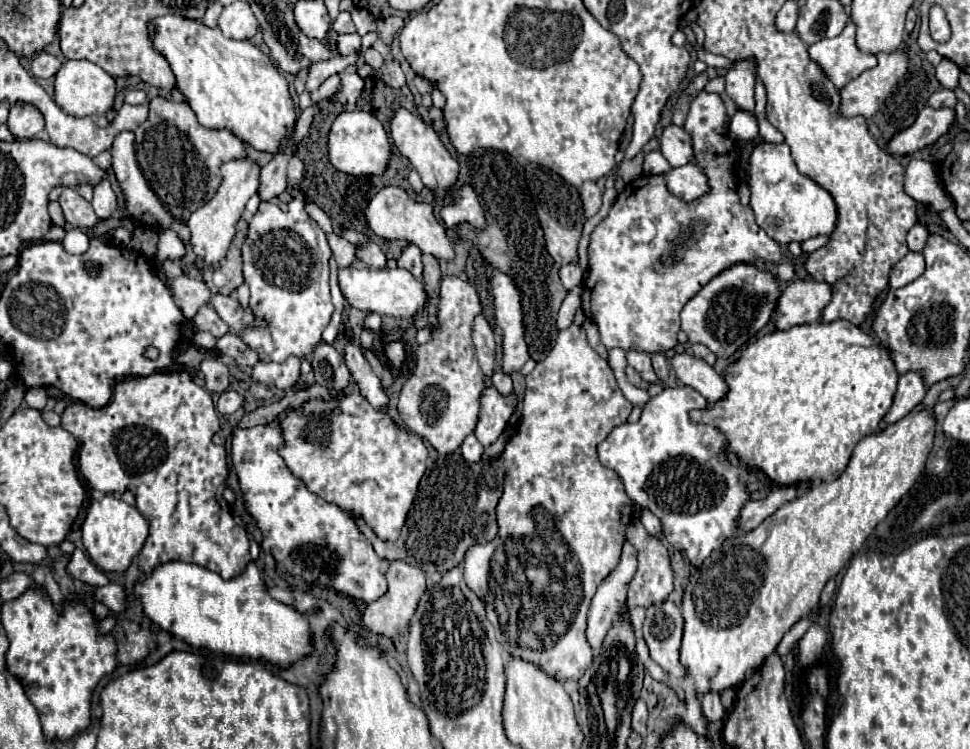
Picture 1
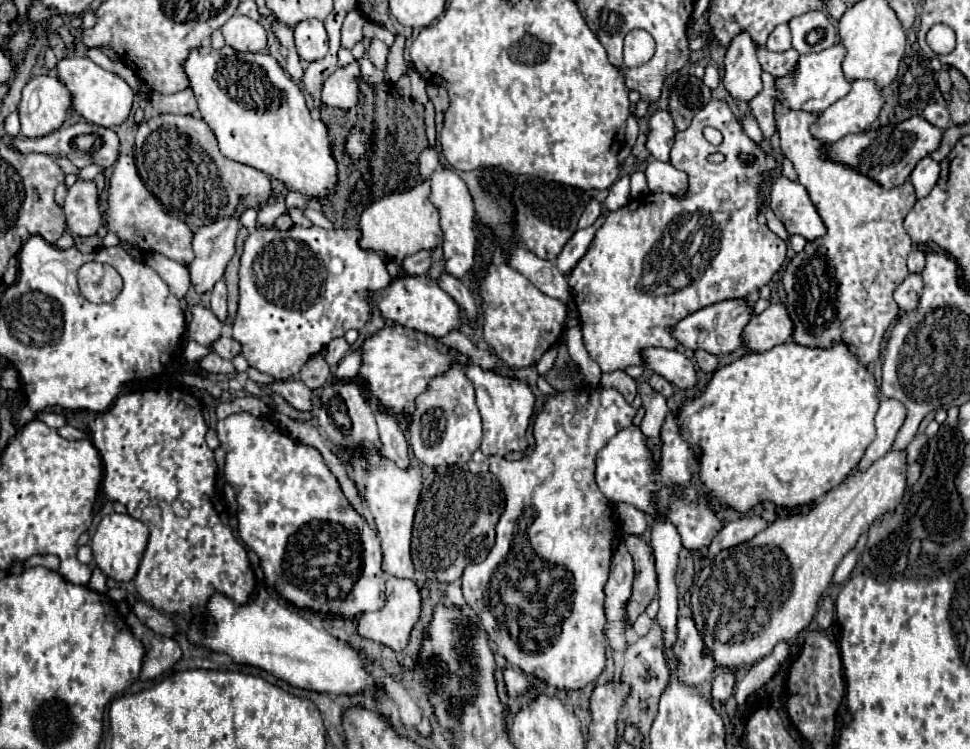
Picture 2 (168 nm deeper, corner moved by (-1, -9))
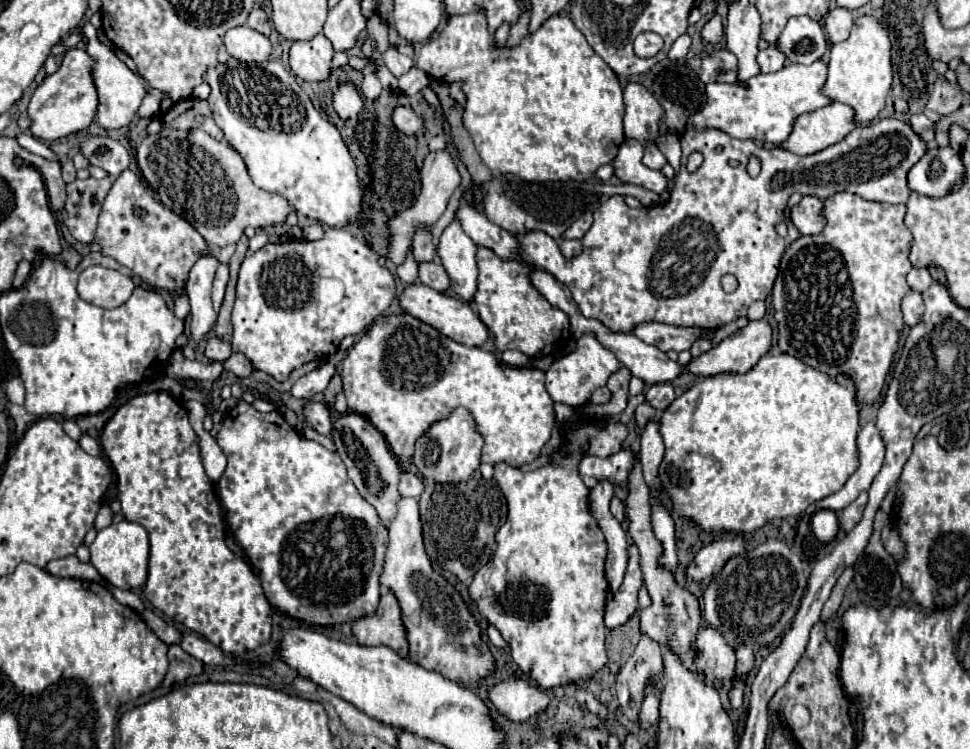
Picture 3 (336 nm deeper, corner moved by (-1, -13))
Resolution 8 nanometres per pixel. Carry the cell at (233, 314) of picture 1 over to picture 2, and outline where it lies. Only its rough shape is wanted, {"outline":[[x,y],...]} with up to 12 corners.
{"outline":[[216,282],[210,304],[216,318],[224,322],[226,310],[226,284]]}

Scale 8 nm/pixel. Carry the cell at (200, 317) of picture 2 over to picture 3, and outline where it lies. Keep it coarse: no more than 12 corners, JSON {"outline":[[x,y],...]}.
{"outline":[[210,338],[204,356],[212,362],[226,362],[230,344]]}

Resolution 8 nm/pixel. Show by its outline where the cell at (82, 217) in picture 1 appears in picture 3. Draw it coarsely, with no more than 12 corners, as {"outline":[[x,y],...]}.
{"outline":[[112,178],[66,184],[62,222],[90,244]]}

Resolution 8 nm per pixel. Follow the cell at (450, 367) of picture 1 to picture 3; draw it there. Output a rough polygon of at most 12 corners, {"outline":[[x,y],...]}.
{"outline":[[466,408],[416,442],[426,480],[470,480],[484,440]]}

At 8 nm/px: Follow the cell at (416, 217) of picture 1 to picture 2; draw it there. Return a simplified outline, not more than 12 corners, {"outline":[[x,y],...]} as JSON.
{"outline":[[430,182],[362,212],[362,248],[394,262],[442,244]]}

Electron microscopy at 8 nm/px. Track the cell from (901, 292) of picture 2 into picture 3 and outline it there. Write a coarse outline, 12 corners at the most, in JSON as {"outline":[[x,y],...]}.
{"outline":[[910,290],[902,300],[904,322],[912,328],[922,320],[922,294]]}

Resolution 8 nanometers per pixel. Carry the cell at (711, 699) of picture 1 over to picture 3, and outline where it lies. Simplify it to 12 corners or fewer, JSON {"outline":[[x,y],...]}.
{"outline":[[742,644],[736,648],[736,674],[754,668],[754,650]]}

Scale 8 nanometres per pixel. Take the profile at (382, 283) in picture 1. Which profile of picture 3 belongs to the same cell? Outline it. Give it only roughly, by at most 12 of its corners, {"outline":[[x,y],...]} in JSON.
{"outline":[[420,282],[400,304],[410,316],[466,346],[490,332],[458,298]]}

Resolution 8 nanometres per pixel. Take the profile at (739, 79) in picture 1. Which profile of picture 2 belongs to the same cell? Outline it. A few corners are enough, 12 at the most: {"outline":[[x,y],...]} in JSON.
{"outline":[[746,32],[726,50],[724,86],[750,102],[762,90],[762,68]]}

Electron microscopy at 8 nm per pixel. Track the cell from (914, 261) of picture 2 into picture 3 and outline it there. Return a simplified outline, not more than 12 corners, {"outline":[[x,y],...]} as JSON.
{"outline":[[926,268],[908,272],[908,286],[926,292],[934,280]]}

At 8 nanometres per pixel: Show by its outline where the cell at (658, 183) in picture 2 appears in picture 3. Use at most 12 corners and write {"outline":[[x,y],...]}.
{"outline":[[626,140],[612,160],[620,182],[662,194],[668,180],[642,164],[644,146]]}

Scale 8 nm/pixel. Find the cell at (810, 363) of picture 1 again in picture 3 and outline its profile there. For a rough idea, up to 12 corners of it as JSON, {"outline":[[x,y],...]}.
{"outline":[[794,356],[698,378],[662,490],[706,534],[800,516],[858,468],[856,386]]}

